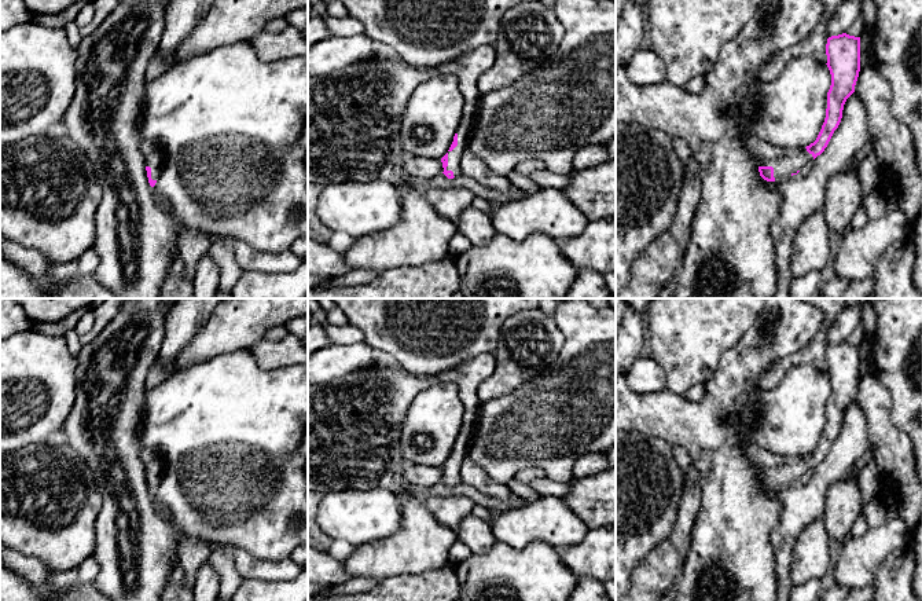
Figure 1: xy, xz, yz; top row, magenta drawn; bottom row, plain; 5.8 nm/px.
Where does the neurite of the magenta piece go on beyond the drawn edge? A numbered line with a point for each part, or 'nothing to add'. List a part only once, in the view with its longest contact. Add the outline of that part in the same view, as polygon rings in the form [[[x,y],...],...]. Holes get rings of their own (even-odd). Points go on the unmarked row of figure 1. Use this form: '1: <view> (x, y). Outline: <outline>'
1: xz (355, 422). Outline: [[[493,353],[478,355],[437,375],[415,375],[403,369],[372,366],[335,381],[308,385],[308,492],[385,488],[401,499],[401,525],[390,536],[357,546],[344,562],[350,576],[364,576],[376,583],[405,573],[423,573],[449,562],[448,551],[458,534],[440,524],[408,491],[403,473],[408,465],[401,455],[401,424],[415,396],[431,385],[453,382],[463,403],[463,425],[458,435],[458,454],[448,459],[447,479],[459,484],[460,466],[469,457],[481,400],[477,389],[495,371]]]

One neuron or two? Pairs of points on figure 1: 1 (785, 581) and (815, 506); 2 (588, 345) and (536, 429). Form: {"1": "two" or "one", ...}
{"1": "one", "2": "one"}

